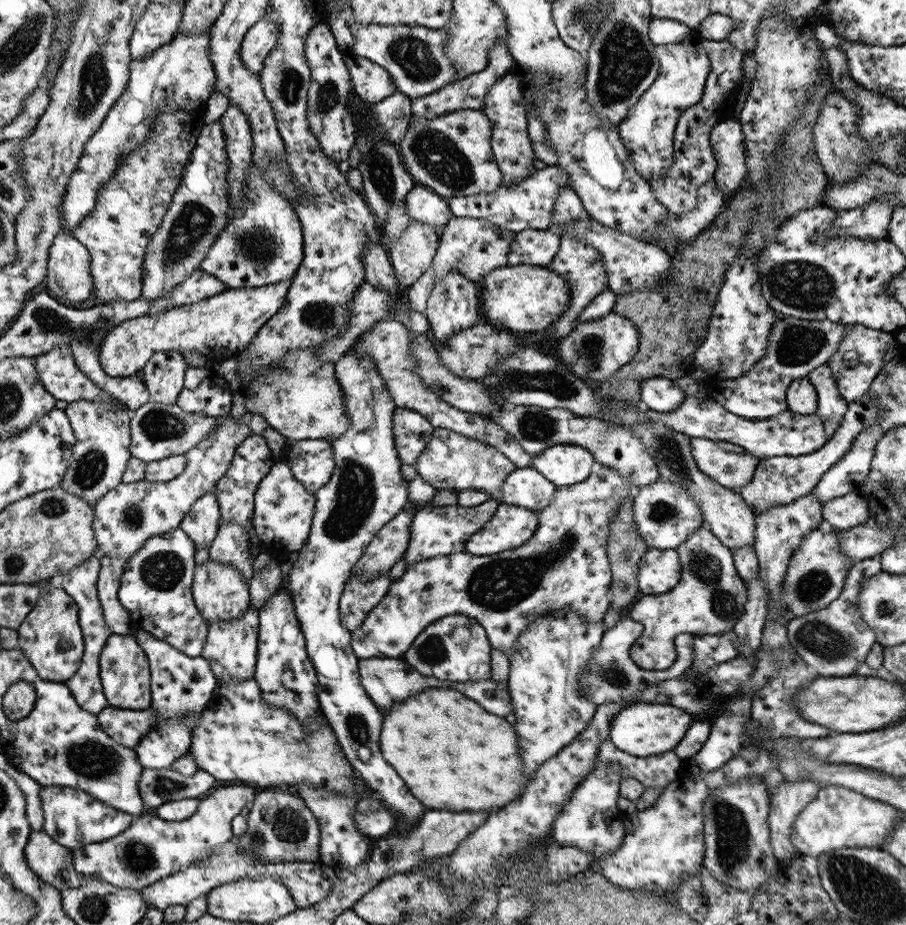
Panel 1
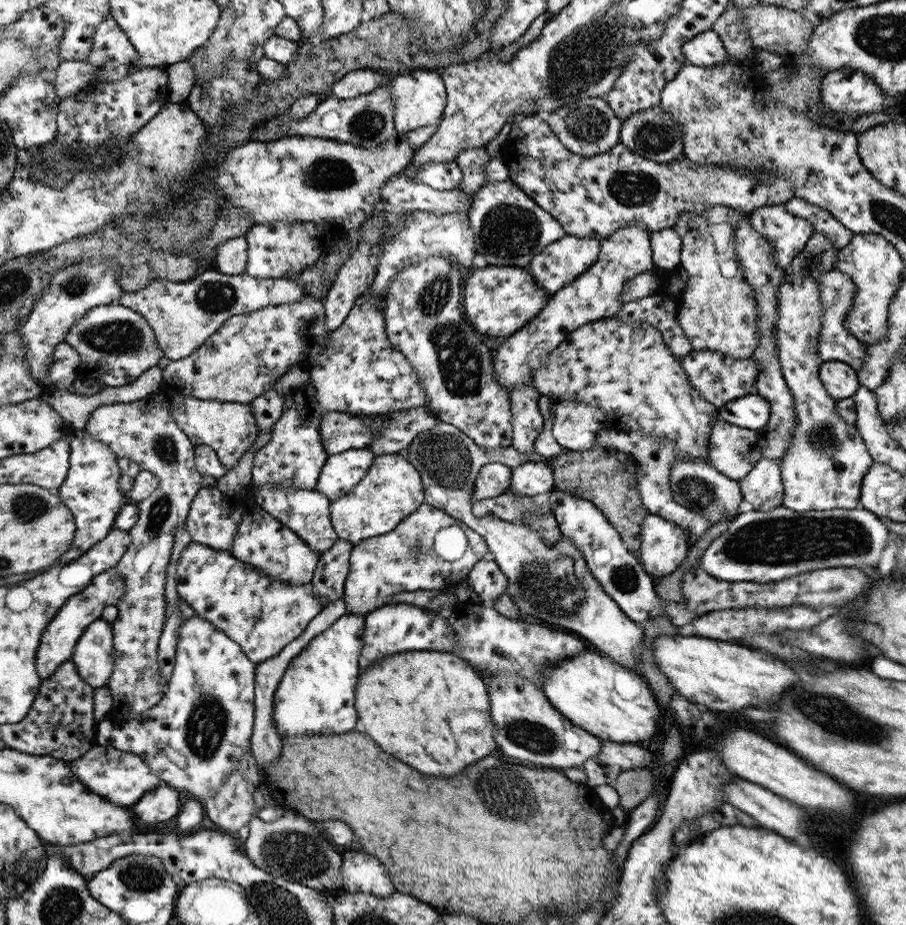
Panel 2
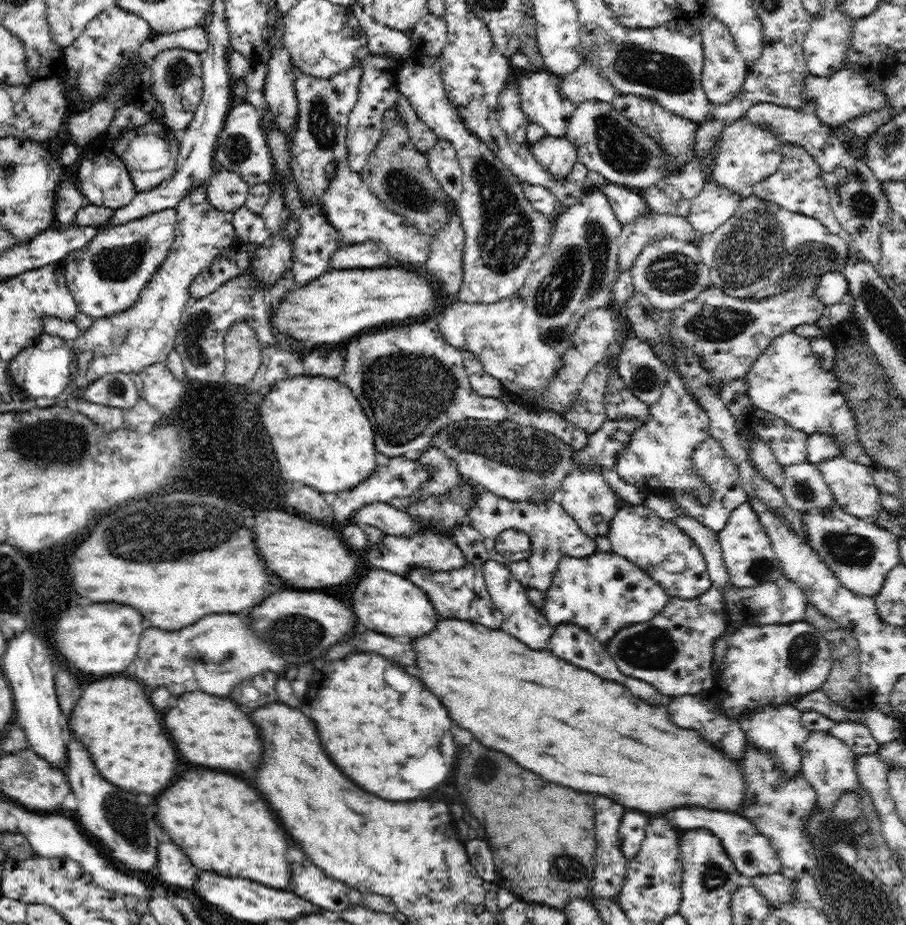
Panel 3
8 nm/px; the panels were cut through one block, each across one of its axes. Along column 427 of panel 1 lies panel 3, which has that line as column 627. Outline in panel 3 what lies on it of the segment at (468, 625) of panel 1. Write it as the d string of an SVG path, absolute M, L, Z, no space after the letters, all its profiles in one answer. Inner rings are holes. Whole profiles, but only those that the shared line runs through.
M713 586L696 598L670 597L660 614L648 622L622 628L605 648L622 674L654 685L663 695L695 695L717 686L712 669L714 644L729 622L722 591Z

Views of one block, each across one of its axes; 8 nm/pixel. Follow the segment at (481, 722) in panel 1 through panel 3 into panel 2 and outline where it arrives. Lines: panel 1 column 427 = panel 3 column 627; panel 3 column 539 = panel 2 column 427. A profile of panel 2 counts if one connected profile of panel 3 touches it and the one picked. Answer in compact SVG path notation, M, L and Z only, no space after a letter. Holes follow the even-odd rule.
M419 650L386 655L372 665L363 663L357 684L362 714L358 730L424 774L456 774L496 748L486 679L454 653Z

